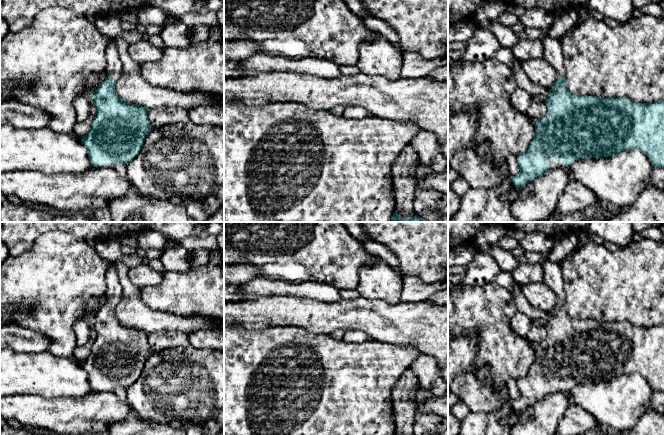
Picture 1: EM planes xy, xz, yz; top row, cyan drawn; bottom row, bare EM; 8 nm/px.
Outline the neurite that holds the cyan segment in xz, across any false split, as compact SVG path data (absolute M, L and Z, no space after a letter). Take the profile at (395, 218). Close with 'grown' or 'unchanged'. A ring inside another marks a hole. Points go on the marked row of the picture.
M394 212L390 222L425 222L417 214L414 217L407 217L405 219L400 219L396 212Z; unchanged

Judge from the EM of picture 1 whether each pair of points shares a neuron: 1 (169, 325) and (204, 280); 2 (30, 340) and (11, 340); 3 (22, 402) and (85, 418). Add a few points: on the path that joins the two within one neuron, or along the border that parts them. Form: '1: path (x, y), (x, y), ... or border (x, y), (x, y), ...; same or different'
1: border (155, 309), (161, 312), (198, 316); different
2: path (25, 340), (16, 340); same
3: path (38, 413), (69, 417); same

